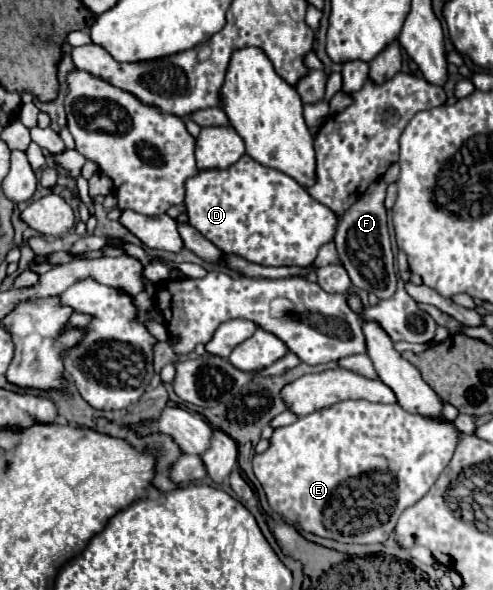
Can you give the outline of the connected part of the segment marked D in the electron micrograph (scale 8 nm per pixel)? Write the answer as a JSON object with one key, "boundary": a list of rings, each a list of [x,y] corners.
{"boundary":[[[243,155],[223,171],[199,171],[187,183],[189,223],[223,253],[263,267],[309,267],[319,249],[331,243],[337,213],[315,201],[297,181]]]}

